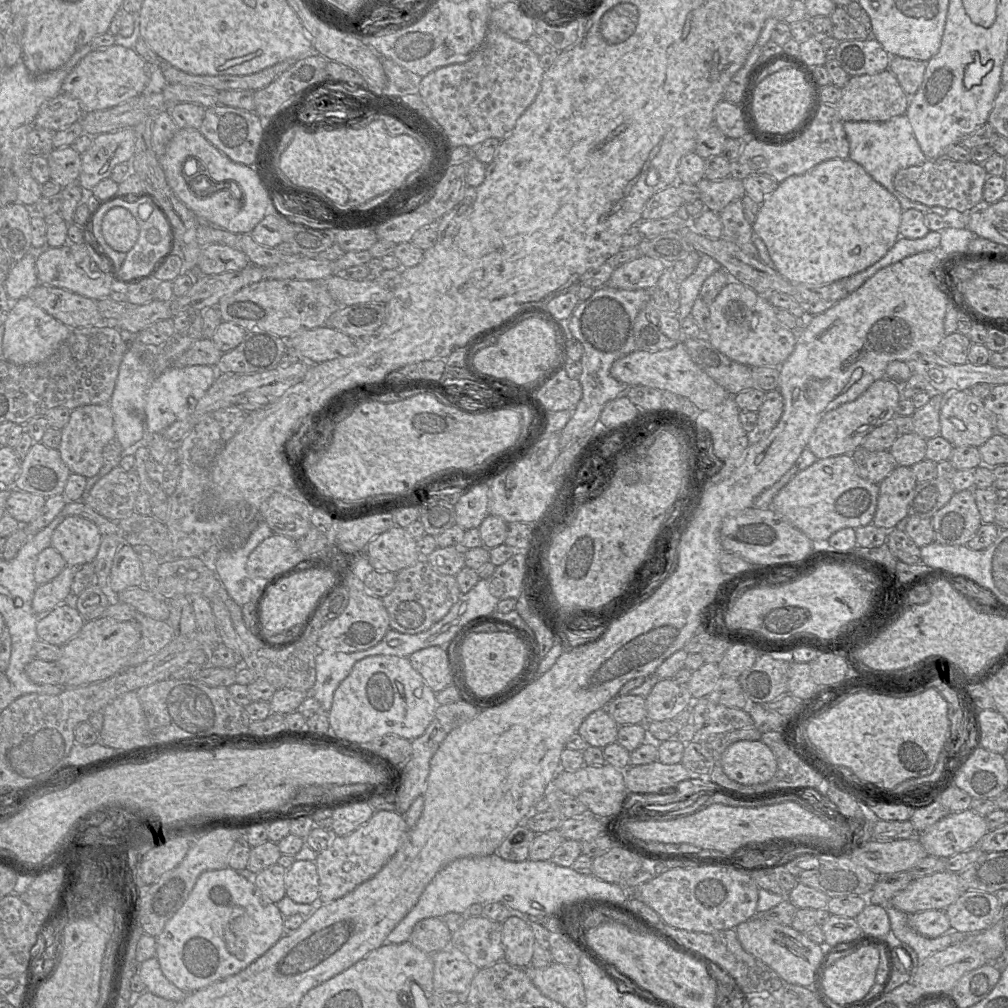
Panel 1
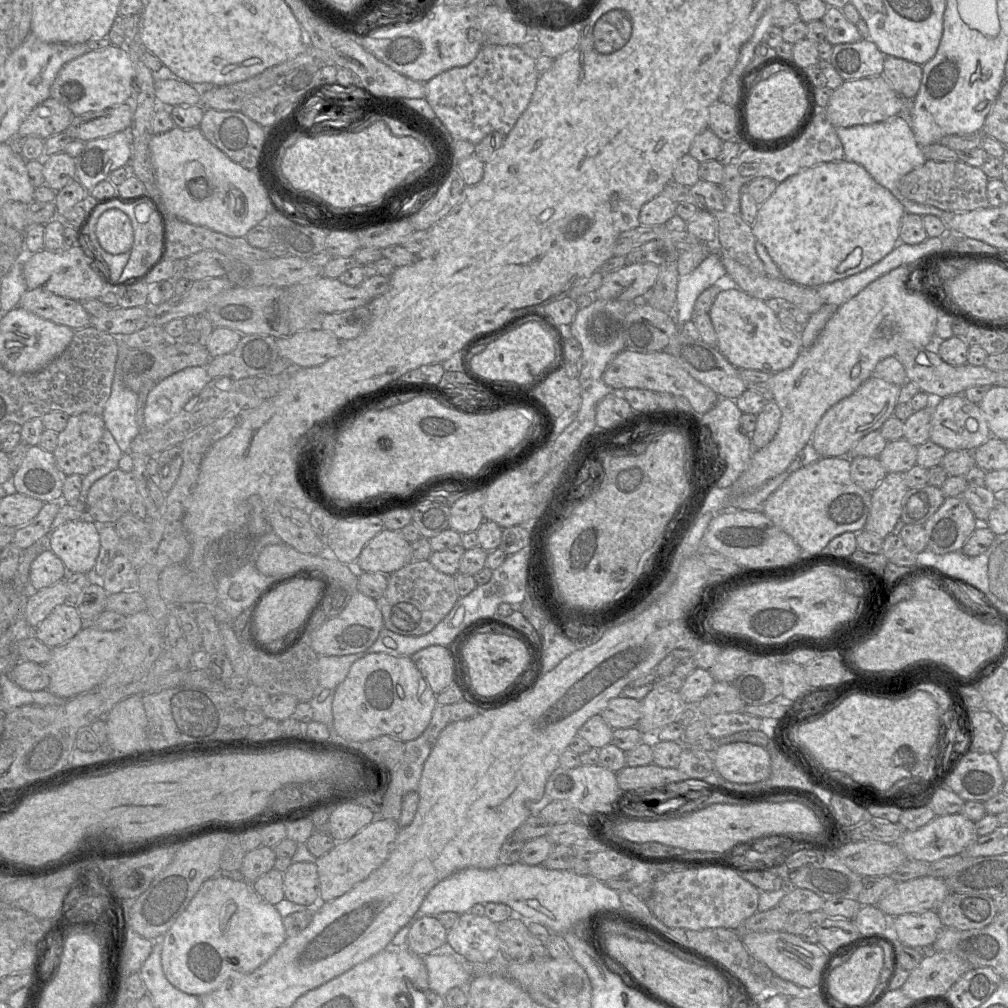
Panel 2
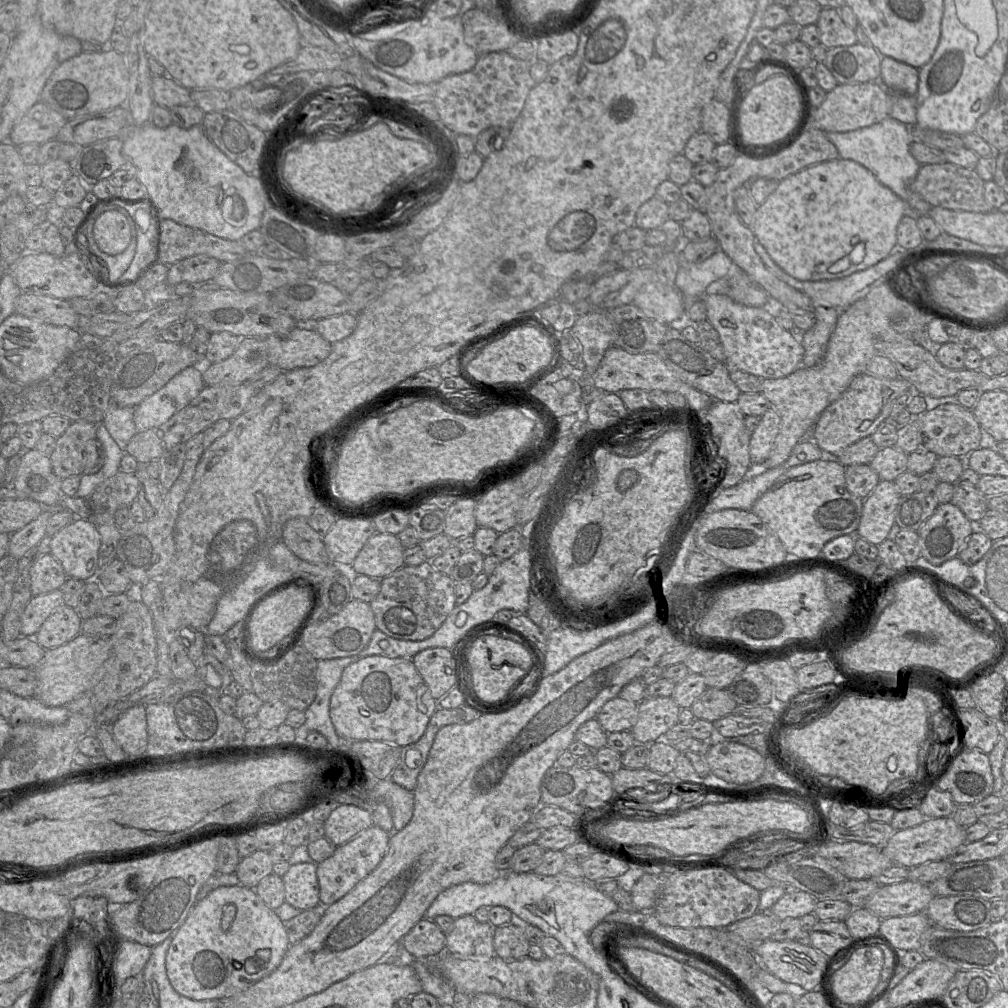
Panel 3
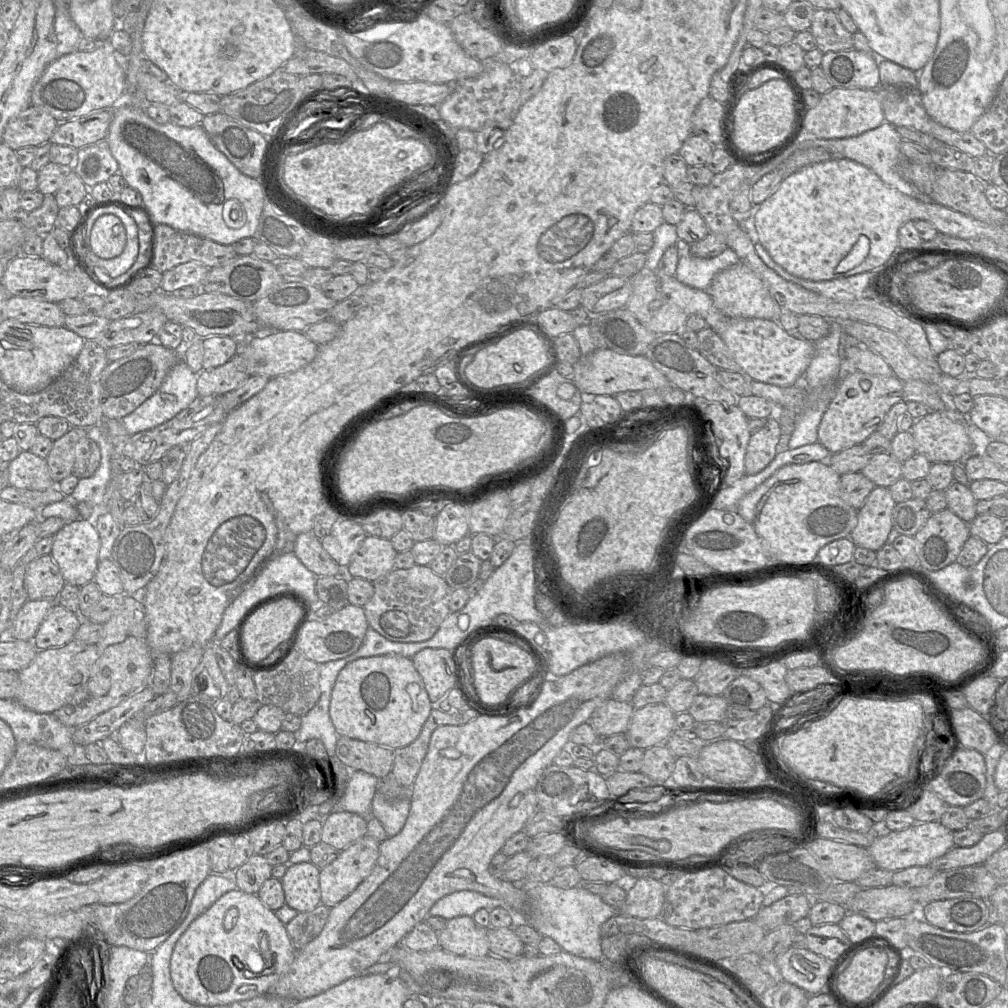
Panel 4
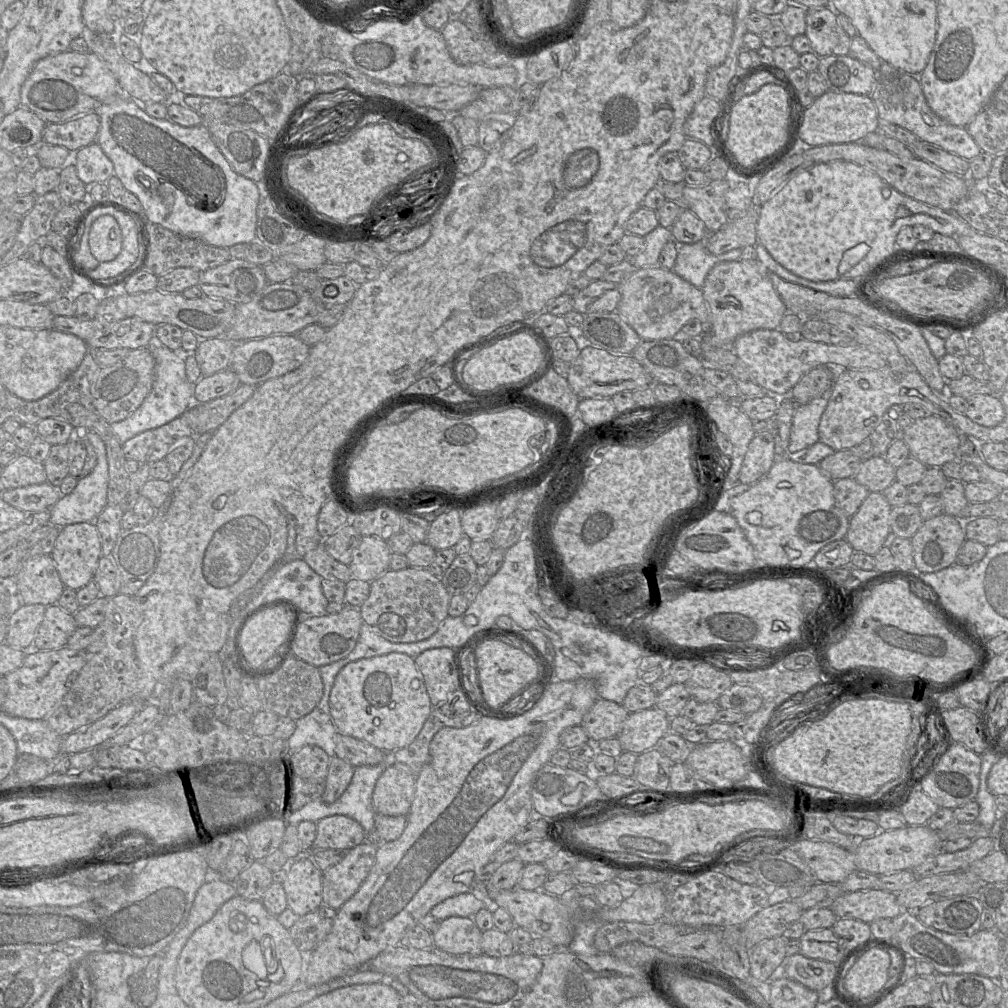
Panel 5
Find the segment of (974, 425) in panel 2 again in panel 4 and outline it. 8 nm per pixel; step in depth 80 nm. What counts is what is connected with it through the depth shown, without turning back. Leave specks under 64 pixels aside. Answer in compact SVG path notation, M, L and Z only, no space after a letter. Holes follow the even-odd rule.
M929 411L915 420L910 432L915 441L916 452L926 456L931 463L963 462L972 453L967 424L952 419L943 412Z

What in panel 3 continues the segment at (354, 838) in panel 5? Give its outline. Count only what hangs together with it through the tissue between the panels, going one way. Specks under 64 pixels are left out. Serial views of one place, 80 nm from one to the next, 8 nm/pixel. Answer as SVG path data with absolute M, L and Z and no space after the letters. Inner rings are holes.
M337 805L324 822L325 837L340 846L371 827L372 814L354 805Z

